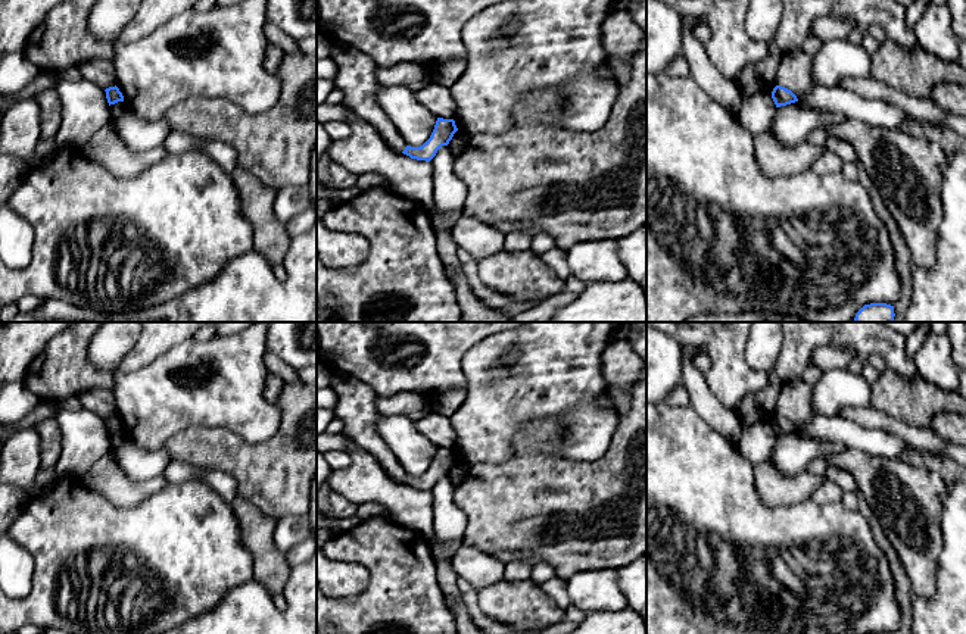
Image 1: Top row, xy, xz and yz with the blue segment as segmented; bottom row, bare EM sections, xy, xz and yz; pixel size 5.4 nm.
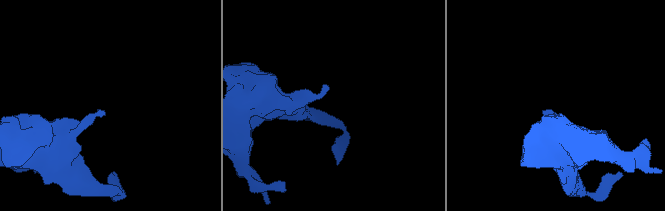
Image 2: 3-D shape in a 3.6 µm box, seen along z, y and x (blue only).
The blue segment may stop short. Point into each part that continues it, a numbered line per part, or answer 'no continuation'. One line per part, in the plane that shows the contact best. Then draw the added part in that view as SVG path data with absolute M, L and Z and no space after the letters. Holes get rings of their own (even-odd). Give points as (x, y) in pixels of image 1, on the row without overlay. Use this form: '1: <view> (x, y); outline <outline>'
no continuation

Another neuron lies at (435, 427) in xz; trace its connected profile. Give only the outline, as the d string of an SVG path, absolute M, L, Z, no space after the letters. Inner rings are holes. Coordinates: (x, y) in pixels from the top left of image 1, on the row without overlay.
M431 410L414 424L417 431L434 446L454 449L456 437L448 416Z

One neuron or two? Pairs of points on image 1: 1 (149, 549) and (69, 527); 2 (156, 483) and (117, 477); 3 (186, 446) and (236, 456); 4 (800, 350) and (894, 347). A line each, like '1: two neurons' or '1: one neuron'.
1: one neuron
2: one neuron
3: one neuron
4: one neuron

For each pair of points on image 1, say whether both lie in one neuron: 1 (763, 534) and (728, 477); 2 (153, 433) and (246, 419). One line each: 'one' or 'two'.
1: one
2: one

